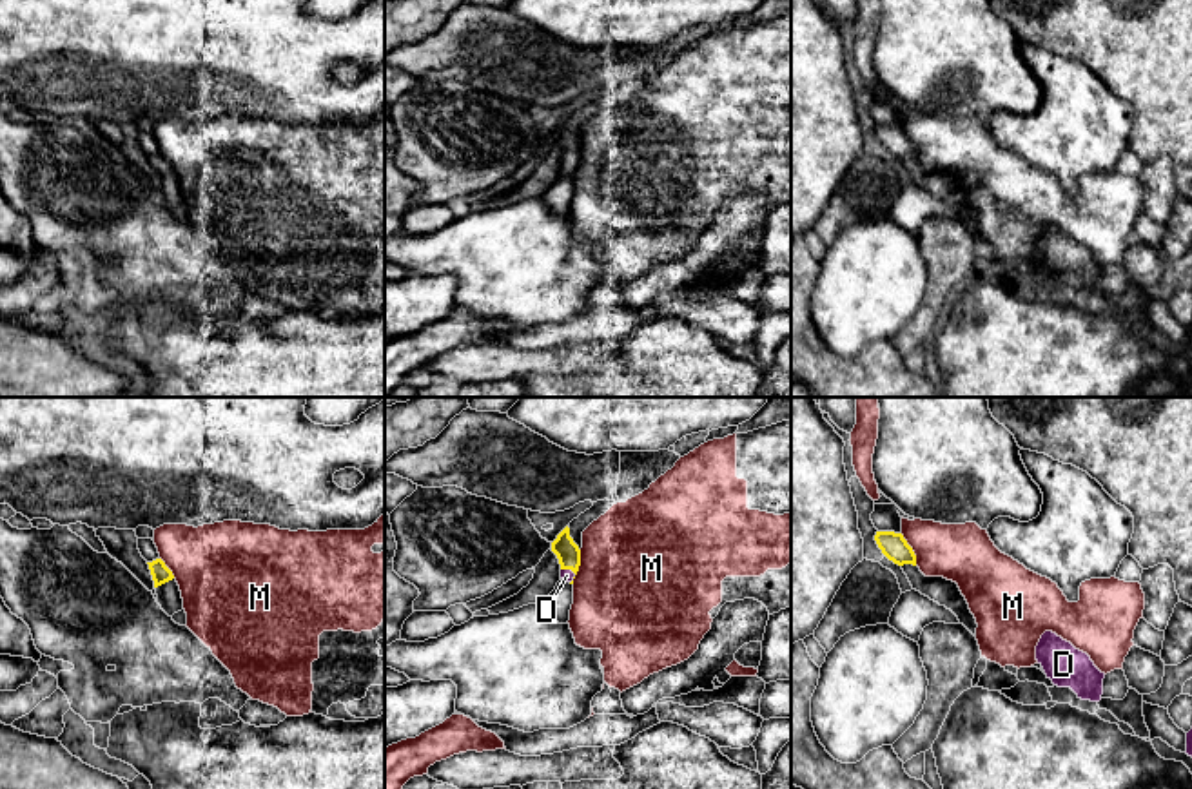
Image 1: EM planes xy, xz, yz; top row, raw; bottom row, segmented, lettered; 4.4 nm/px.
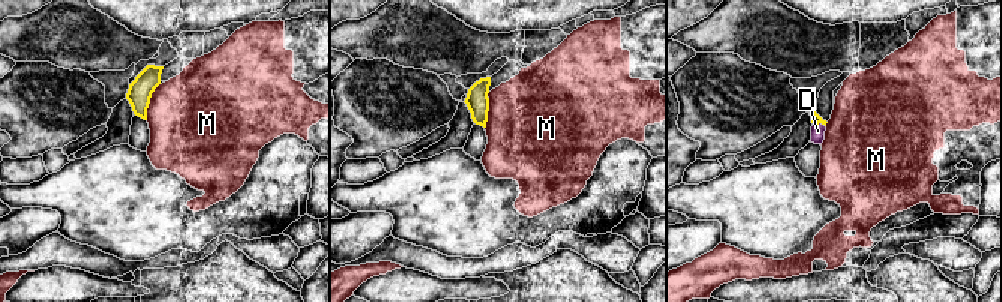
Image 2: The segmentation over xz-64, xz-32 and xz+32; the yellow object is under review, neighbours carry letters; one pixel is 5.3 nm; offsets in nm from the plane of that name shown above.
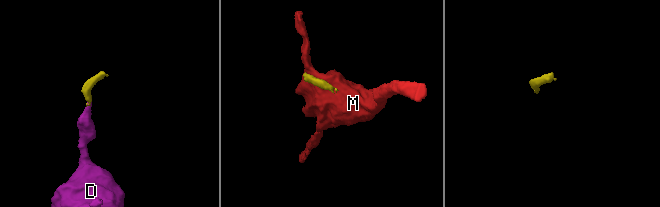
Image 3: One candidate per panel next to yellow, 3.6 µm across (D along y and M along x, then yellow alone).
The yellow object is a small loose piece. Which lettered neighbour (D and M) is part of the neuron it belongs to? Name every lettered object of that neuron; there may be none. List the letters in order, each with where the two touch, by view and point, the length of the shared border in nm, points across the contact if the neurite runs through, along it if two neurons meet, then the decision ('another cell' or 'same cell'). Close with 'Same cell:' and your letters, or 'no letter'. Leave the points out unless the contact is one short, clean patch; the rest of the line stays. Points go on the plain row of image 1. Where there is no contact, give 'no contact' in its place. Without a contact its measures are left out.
D: meets yellow in xz at (572, 164); contact 80 nm long; same cell
M: meets yellow in xz at (579, 158); contact 160 nm long; another cell
Same cell: D

